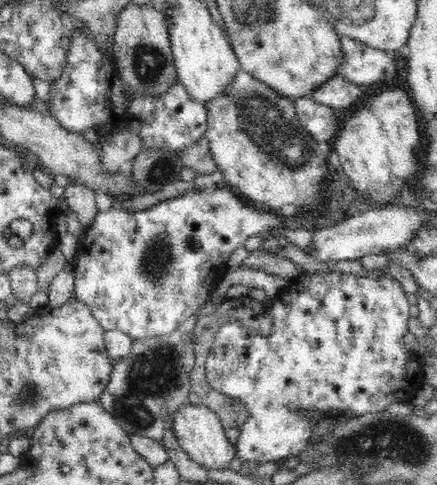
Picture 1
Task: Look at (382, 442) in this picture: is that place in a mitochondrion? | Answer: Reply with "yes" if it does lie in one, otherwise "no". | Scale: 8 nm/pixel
yes

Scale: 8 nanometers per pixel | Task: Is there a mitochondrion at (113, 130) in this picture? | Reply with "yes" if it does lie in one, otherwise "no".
no

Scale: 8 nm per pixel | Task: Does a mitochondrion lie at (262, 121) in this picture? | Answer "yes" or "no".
yes

